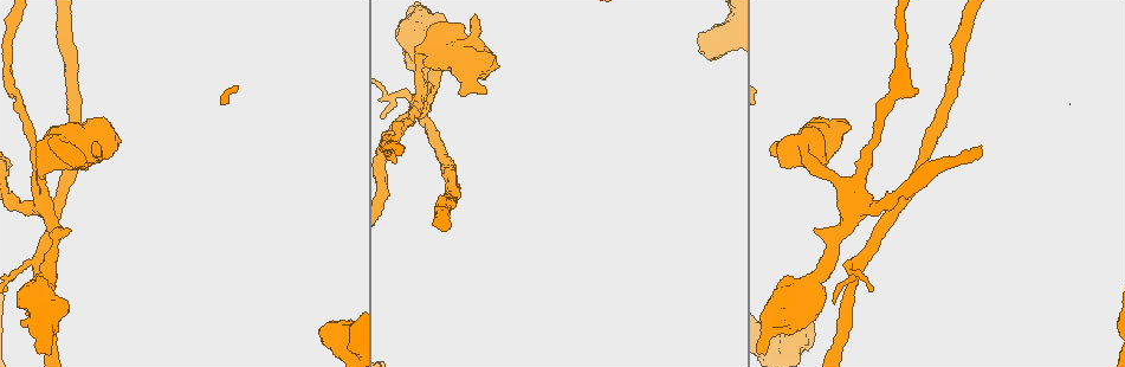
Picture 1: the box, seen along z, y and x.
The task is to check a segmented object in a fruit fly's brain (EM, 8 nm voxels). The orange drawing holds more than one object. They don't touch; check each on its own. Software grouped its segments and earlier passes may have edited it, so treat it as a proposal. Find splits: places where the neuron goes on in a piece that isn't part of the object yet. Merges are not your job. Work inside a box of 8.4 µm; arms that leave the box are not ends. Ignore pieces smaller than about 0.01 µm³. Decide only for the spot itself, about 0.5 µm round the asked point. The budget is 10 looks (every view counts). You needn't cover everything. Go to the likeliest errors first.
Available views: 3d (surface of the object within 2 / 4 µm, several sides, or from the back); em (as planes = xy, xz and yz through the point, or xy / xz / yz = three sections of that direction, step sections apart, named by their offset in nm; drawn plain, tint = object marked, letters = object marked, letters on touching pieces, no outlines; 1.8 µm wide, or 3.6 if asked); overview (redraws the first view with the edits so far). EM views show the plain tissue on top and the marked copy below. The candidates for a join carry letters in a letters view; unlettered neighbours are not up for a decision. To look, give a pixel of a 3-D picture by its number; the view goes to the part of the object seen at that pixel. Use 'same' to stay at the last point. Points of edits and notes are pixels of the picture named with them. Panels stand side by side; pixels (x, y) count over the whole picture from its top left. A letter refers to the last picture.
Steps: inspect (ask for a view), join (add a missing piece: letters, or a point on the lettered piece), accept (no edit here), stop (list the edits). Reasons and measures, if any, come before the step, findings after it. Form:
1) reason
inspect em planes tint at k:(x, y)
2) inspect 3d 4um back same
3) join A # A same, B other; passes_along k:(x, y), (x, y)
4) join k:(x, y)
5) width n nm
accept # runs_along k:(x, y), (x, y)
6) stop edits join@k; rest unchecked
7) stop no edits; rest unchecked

branch stops here
inspect 3d 4um at 1:(325, 331)

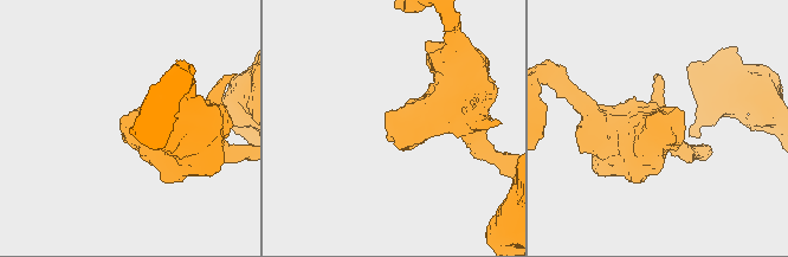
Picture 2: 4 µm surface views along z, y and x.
now the EM
inspect em 3.6um planes tint at 2:(127, 124)

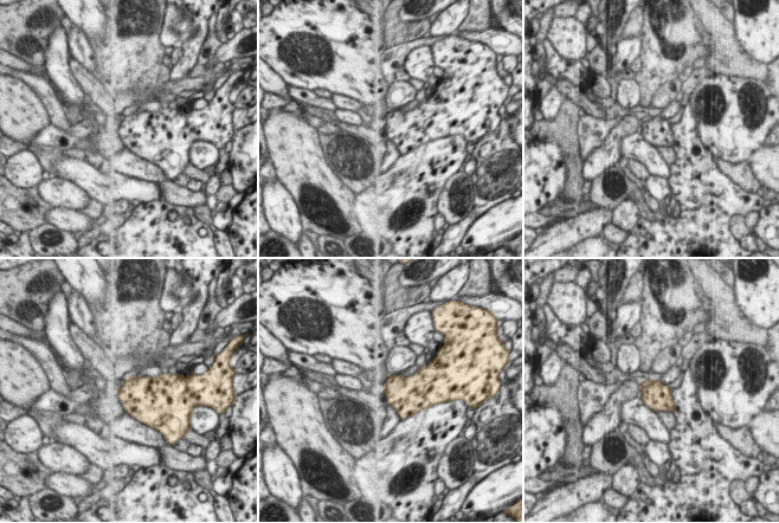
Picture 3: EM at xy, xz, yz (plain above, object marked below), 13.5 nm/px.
see the neighbours
inspect em 3.6um planes letters same

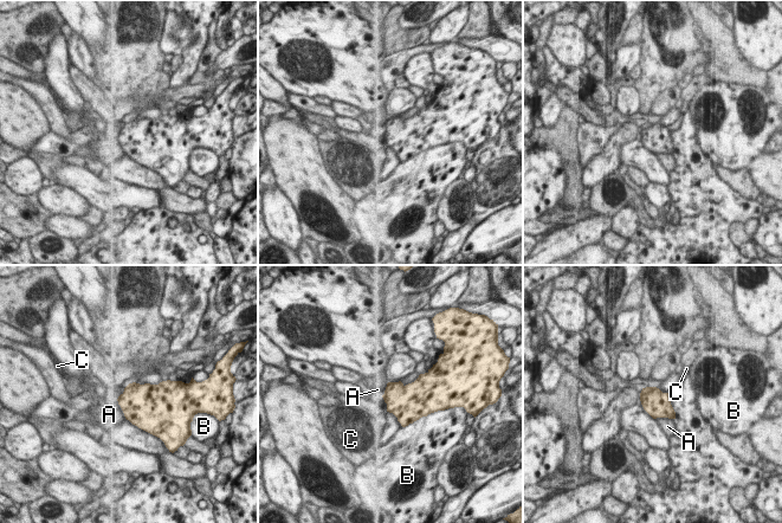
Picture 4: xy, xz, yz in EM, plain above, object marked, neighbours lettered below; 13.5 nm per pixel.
longest_contact B 420 nm
accept # A other, B other, C other; border 4:(116, 400), (127, 419); none of them fits

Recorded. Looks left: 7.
an open end
inspect 3d 2um at 1:(69, 230)

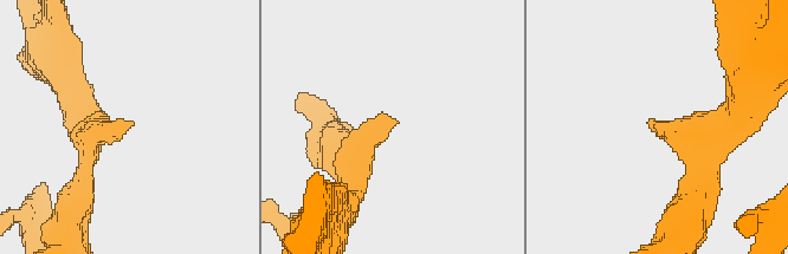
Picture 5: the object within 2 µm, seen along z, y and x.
inspect em xy step 4 tint at 5:(653, 119)

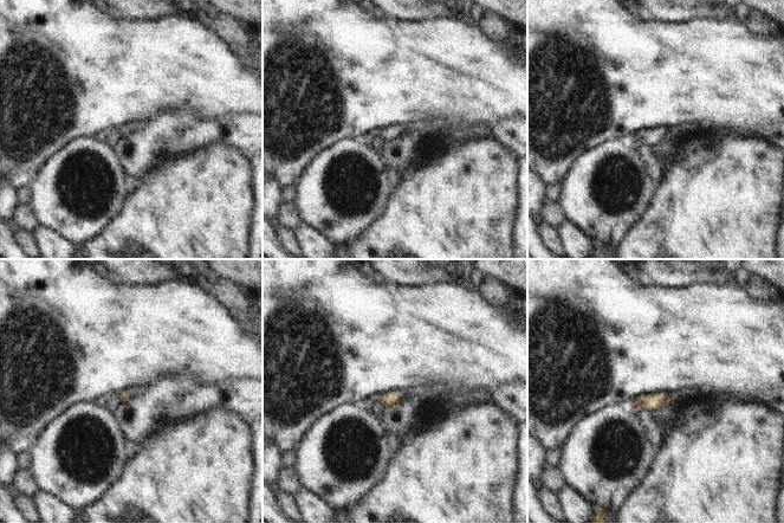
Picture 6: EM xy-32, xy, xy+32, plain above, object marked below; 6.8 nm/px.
another direction
inspect em planes letters same

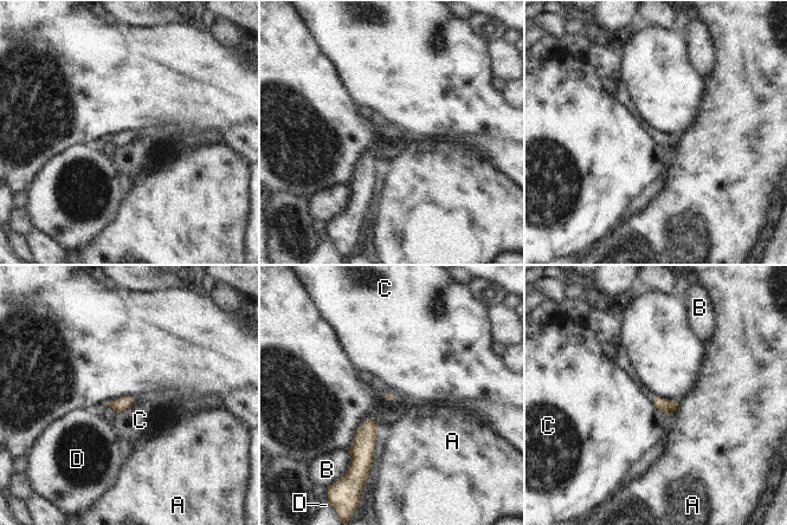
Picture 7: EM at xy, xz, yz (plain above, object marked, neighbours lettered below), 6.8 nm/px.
accept # A other, B other, C other, D other; border 7:(653, 399), (653, 406), (669, 417); none of them fits

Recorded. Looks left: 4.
branch stops here
inspect 3d 2um at 1:(57, 144)

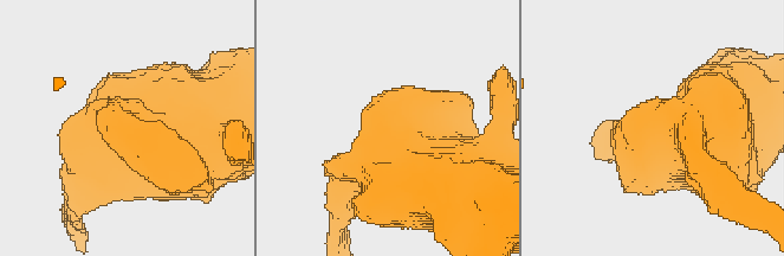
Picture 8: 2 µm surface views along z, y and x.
inspect em 3.6um planes letters at 8:(119, 127)

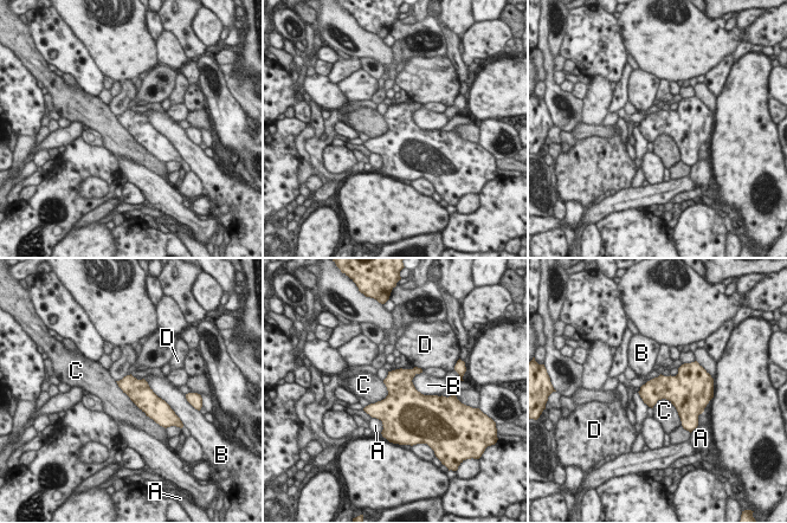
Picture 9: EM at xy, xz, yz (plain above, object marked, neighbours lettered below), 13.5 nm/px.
accept # A other, B other, C other, D other; none of them fits

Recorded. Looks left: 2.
stops while still wide
inspect em xy step 4 letters at 1:(68, 309)

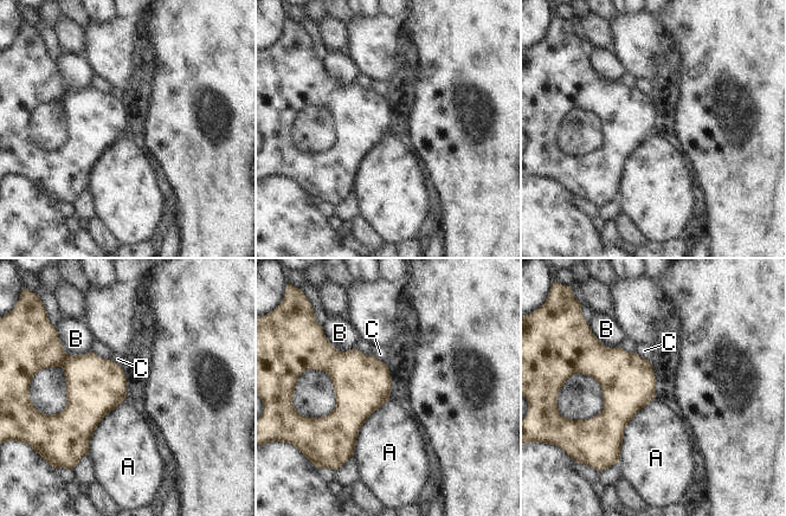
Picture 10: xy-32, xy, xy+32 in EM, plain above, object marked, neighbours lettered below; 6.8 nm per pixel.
inspect em planes letters same

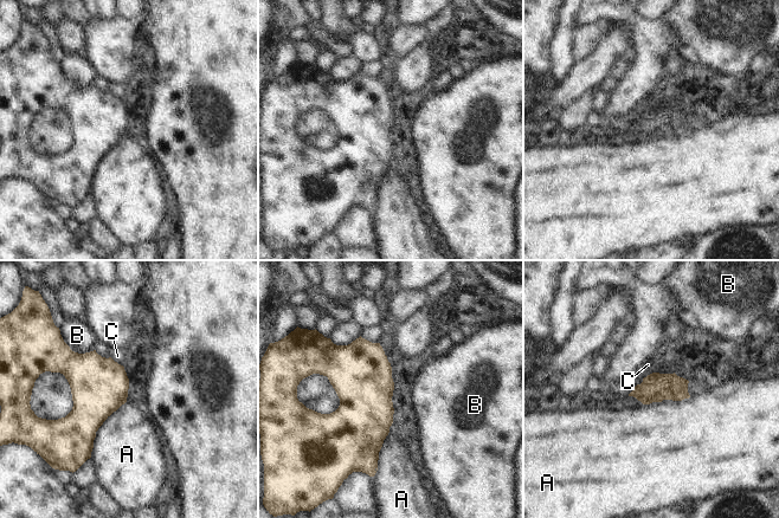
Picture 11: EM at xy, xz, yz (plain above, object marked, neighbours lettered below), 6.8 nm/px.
accept # A other, B other, C other; border 11:(126, 401), (96, 432), (89, 458); no lettered piece goes on from it

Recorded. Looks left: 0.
stop no edits; rest unchecked

